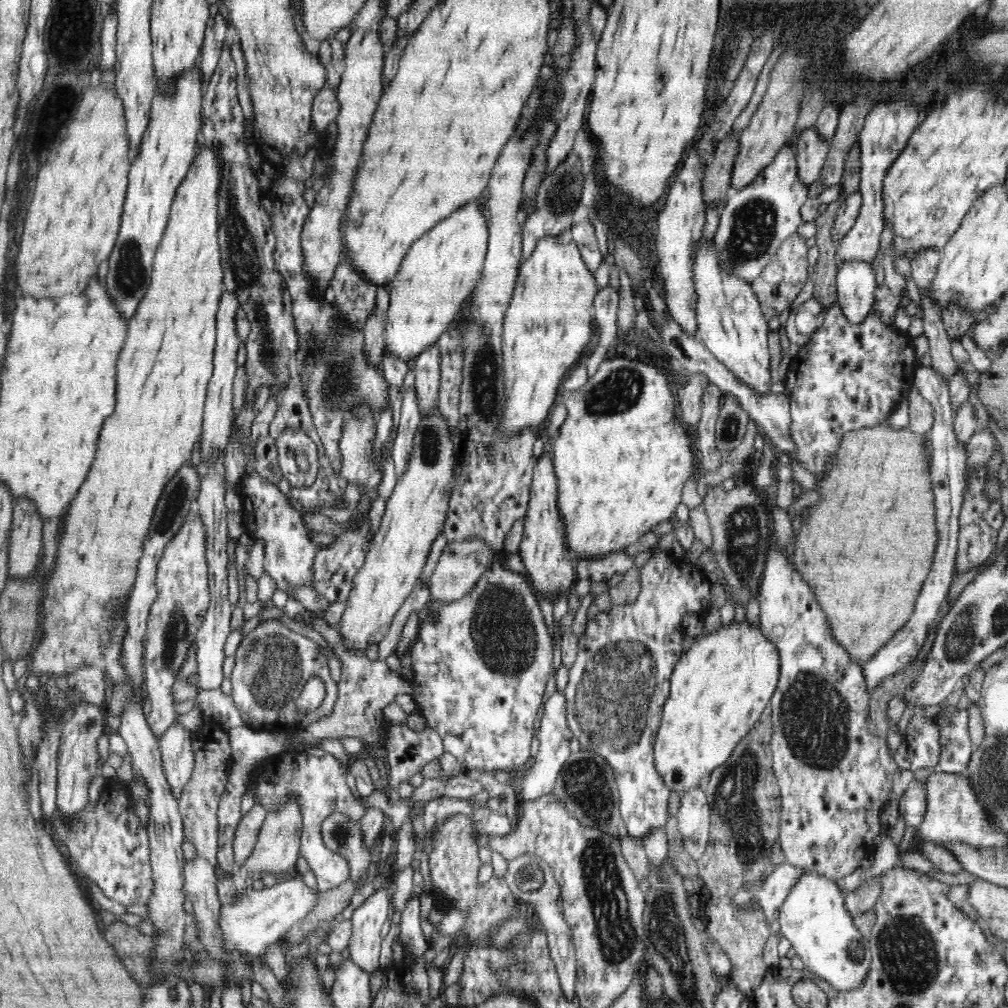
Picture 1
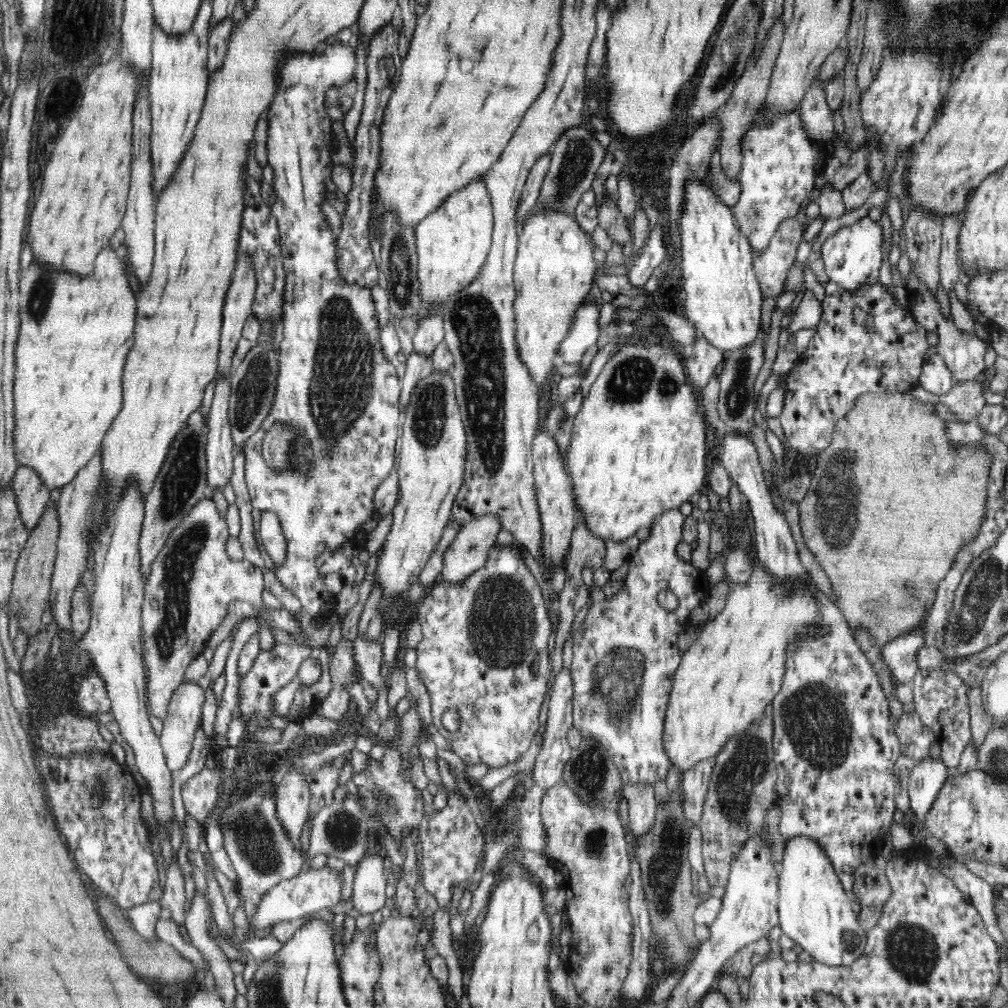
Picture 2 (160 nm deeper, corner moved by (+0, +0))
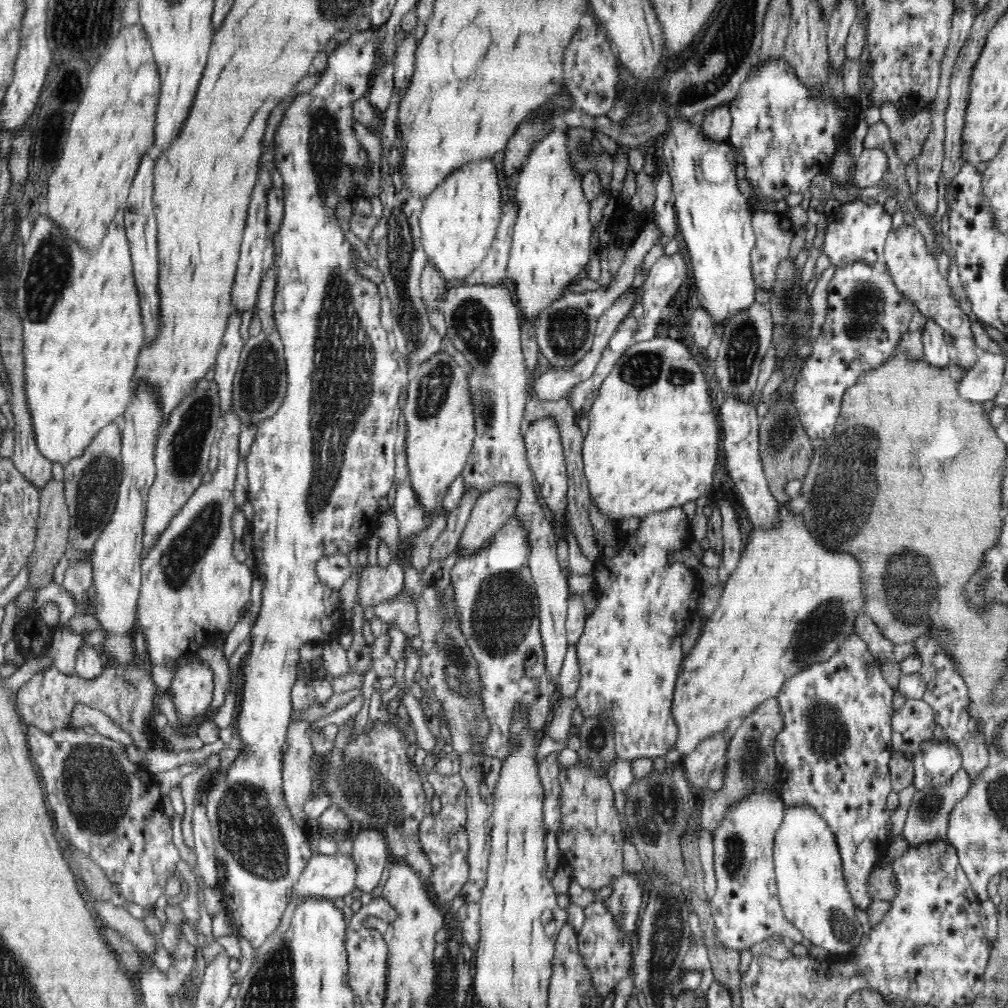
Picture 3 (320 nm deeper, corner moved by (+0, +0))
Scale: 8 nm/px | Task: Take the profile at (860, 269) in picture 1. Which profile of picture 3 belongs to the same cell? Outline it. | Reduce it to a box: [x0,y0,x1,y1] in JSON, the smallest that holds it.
[822,199,892,268]

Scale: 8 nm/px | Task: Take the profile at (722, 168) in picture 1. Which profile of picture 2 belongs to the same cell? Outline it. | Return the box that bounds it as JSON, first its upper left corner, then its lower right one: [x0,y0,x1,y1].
[719,20,785,177]

